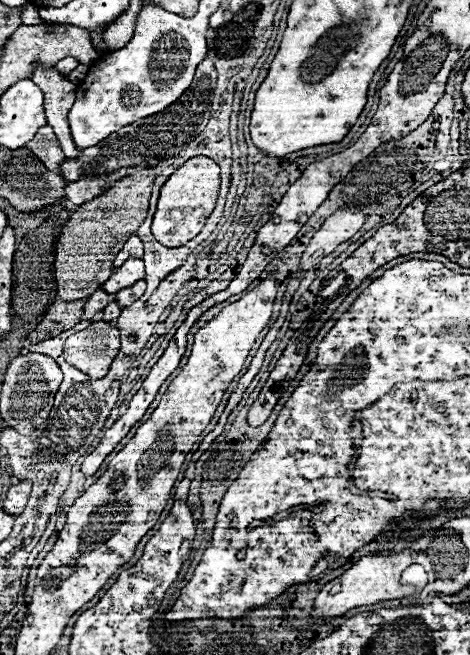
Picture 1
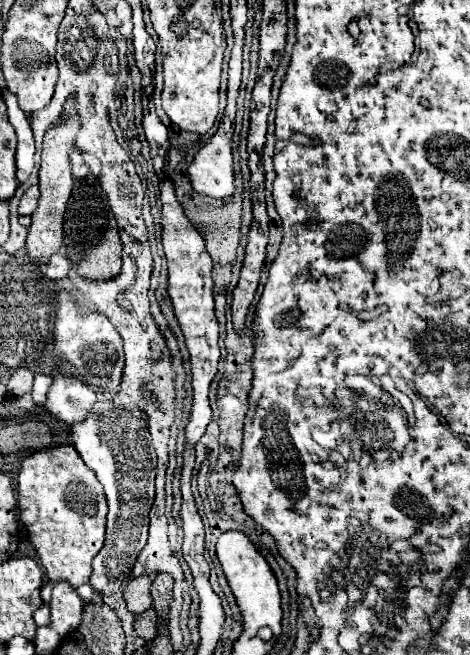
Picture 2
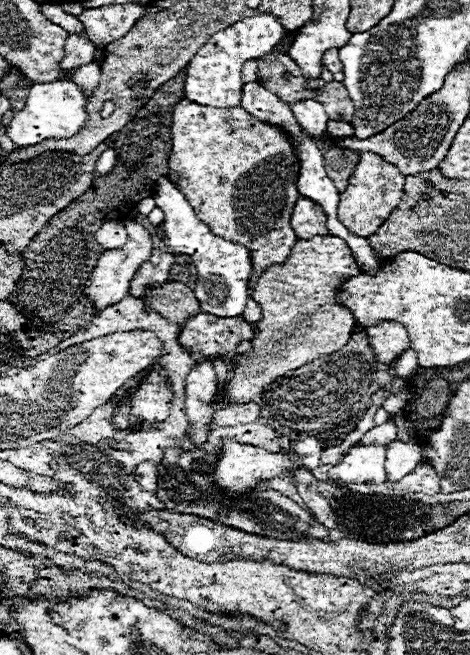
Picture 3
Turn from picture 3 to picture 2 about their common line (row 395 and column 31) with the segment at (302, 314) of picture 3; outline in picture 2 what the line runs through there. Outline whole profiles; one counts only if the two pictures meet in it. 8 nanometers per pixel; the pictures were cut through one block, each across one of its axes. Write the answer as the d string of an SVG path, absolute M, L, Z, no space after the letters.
M72 94L64 104L62 118L56 124L52 124L44 134L42 166L40 166L40 182L38 182L40 200L36 212L32 214L32 224L26 236L26 252L34 264L48 264L50 256L56 254L64 244L64 212L74 184L70 152L74 150L78 132L80 132L80 116L76 112L76 96Z

